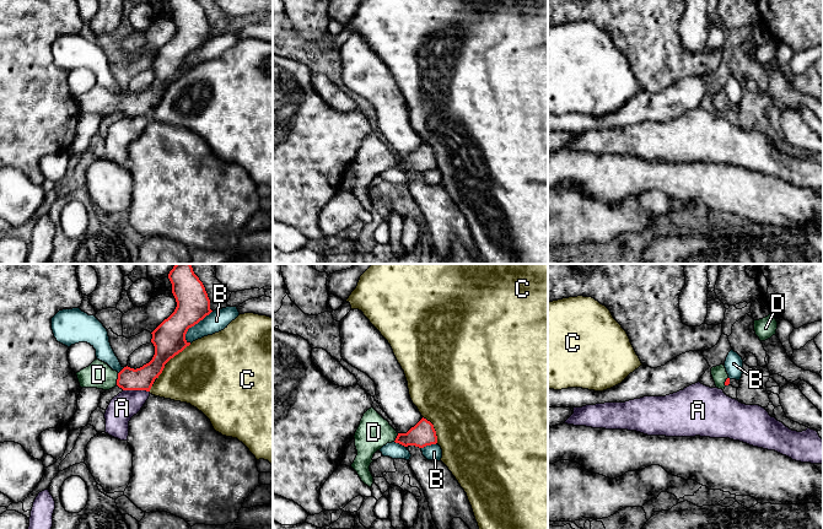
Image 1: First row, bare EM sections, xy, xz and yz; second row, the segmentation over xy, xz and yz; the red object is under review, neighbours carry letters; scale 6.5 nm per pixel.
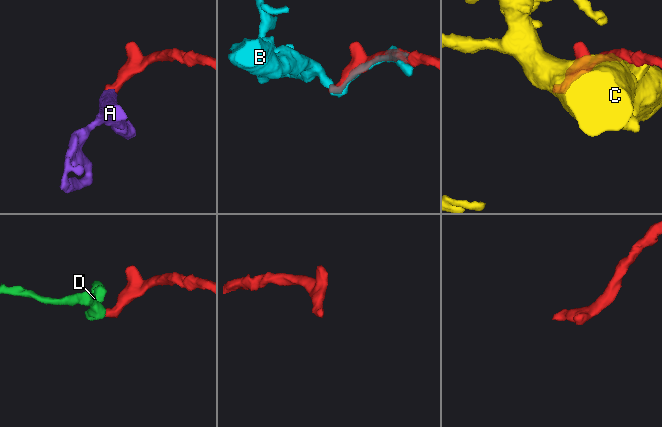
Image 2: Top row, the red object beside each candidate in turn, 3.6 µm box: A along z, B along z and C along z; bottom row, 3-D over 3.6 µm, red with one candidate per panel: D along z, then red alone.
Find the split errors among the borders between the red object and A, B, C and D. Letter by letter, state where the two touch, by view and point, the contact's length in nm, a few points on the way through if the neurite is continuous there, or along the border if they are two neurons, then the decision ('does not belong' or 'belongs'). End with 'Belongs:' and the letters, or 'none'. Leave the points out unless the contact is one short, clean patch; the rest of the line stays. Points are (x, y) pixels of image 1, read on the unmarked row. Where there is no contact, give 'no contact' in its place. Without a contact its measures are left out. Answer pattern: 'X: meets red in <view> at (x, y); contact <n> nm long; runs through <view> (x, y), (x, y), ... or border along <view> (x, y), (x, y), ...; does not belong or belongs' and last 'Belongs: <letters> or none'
A: meets red in xy at (136, 114); contact 180 nm long; does not belong
B: meets red in xy at (193, 50); contact 280 nm long; does not belong
C: meets red in xz at (434, 154); contact 200 nm long; does not belong
D: meets red in xy at (117, 104); contact 80 nm long; runs through xy (143, 103), (117, 104), (105, 103), (98, 100); belongs
Belongs: D

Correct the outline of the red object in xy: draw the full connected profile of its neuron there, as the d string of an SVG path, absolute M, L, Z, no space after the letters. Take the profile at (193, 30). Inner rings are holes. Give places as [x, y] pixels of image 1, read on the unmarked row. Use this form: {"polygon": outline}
{"polygon": "M168 0L168 4L177 32L151 58L151 68L155 71L152 85L136 95L127 91L118 98L96 83L88 92L76 98L81 113L109 115L118 110L123 115L150 117L165 90L190 70L185 65L185 59L213 37L210 25L197 0Z"}

